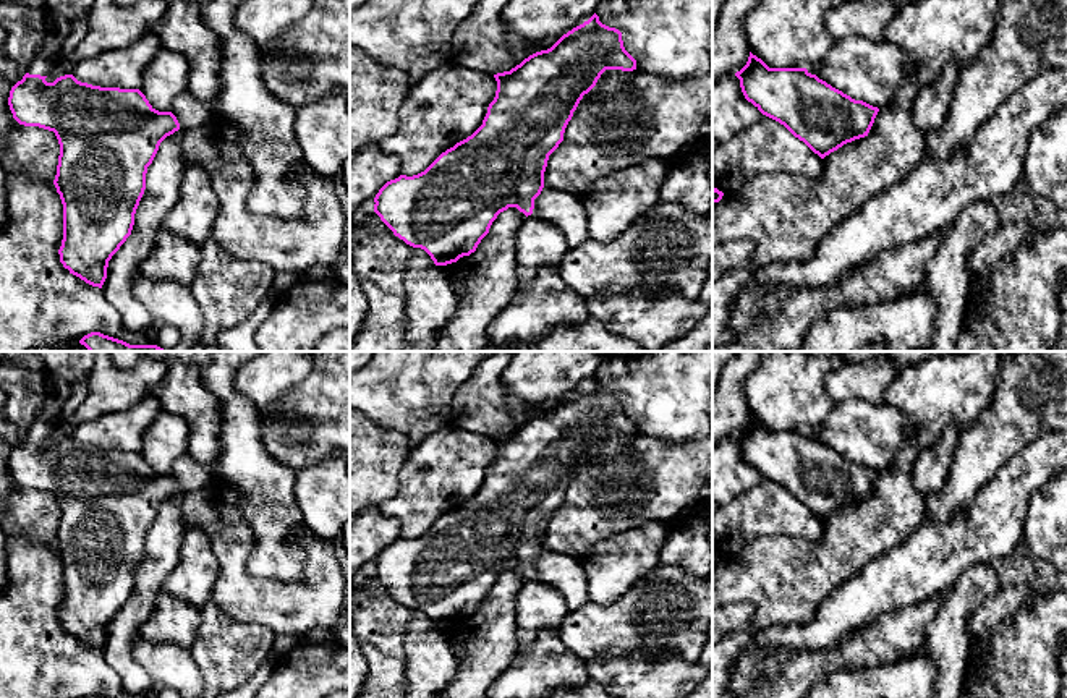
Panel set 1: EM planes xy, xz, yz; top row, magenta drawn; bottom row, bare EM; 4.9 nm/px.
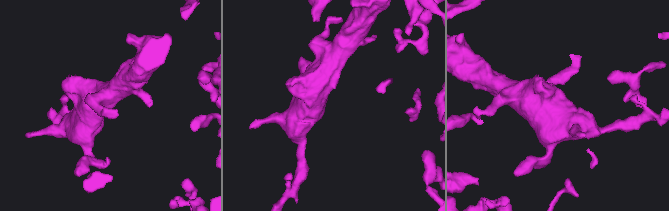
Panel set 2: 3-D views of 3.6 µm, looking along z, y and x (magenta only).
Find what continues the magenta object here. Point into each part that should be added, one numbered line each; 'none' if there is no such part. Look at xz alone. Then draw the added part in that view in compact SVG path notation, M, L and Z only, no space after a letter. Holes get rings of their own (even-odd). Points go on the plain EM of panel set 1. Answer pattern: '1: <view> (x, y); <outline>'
1: xz (567, 574); M542 551L534 562L531 578L555 586L563 594L568 611L575 611L589 601L588 575L578 557Z

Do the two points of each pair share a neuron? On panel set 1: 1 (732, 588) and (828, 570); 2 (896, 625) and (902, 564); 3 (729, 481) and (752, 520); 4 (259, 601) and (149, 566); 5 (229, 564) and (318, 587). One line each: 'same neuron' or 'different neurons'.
1: same neuron
2: different neurons
3: different neurons
4: different neurons
5: same neuron

